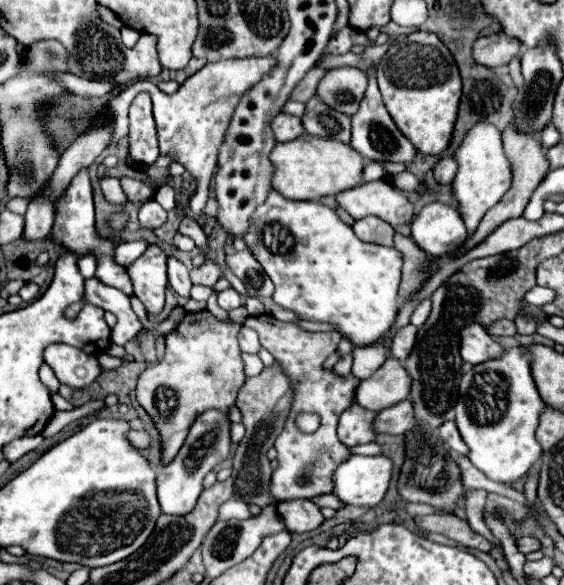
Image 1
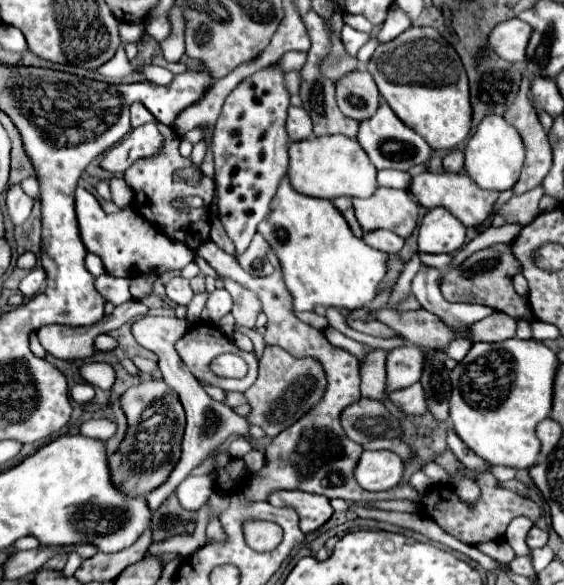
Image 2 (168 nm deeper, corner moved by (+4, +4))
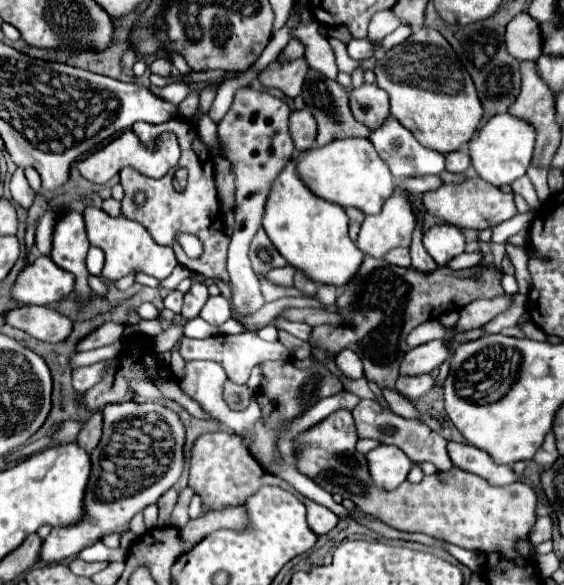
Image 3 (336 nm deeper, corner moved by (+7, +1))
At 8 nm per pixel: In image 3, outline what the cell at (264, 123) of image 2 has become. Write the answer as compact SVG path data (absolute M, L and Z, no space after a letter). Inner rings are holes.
M243 86L235 92L229 112L217 124L225 160L231 162L231 172L235 176L235 226L229 242L227 272L231 280L231 302L235 306L235 312L241 316L249 316L265 304L259 280L251 270L247 250L253 236L261 228L271 186L295 152L293 140L289 136L289 114L291 106L283 100L267 94L265 90Z

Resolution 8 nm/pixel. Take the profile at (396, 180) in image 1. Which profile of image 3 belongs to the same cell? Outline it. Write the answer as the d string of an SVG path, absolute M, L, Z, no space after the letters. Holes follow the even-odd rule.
M469 178L461 184L441 184L437 190L425 192L421 202L431 216L457 228L473 228L473 230L493 228L495 224L513 218L517 212L513 210L513 194L505 194L495 186L489 186L481 178Z

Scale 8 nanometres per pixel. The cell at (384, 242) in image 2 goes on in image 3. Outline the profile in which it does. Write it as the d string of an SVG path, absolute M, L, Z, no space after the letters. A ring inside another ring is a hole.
M393 248L383 258L389 264L395 264L395 266L411 266L411 258L409 258L409 250L407 248Z

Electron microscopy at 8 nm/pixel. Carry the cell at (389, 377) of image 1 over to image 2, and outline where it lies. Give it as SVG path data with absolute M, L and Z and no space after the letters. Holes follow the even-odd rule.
M408 343L408 345L392 349L386 361L388 393L410 387L412 383L420 381L426 363L428 363L426 353L416 345Z

